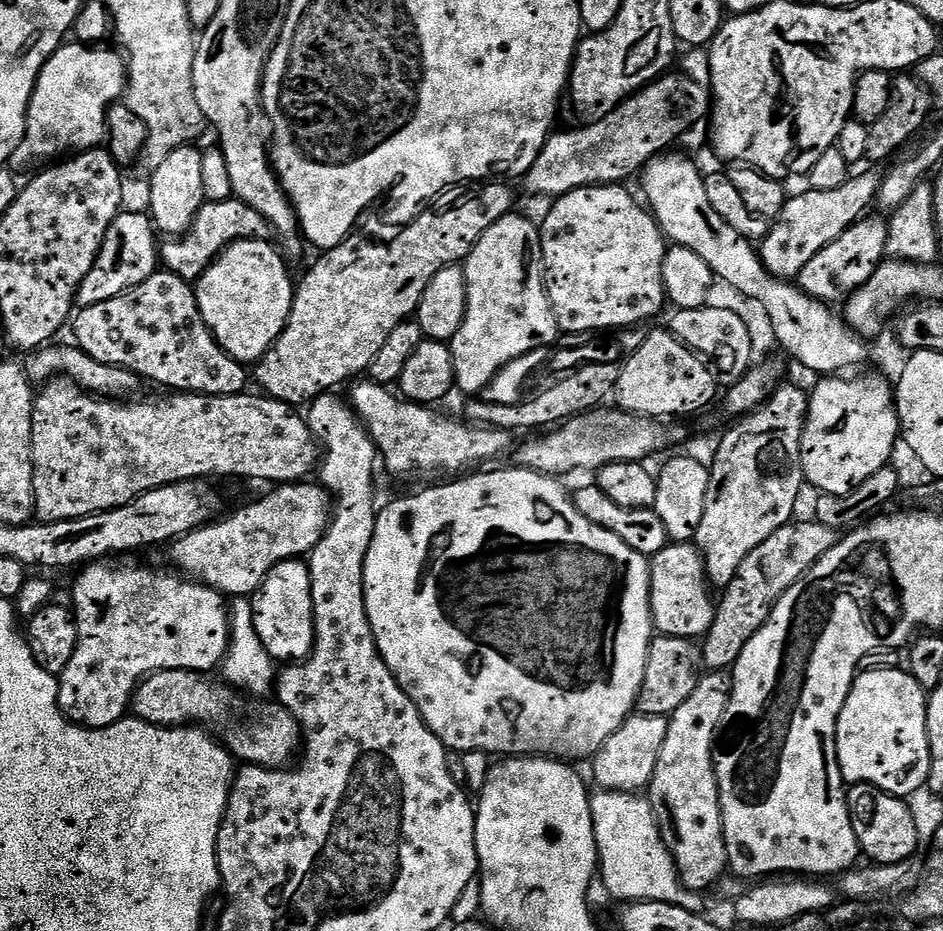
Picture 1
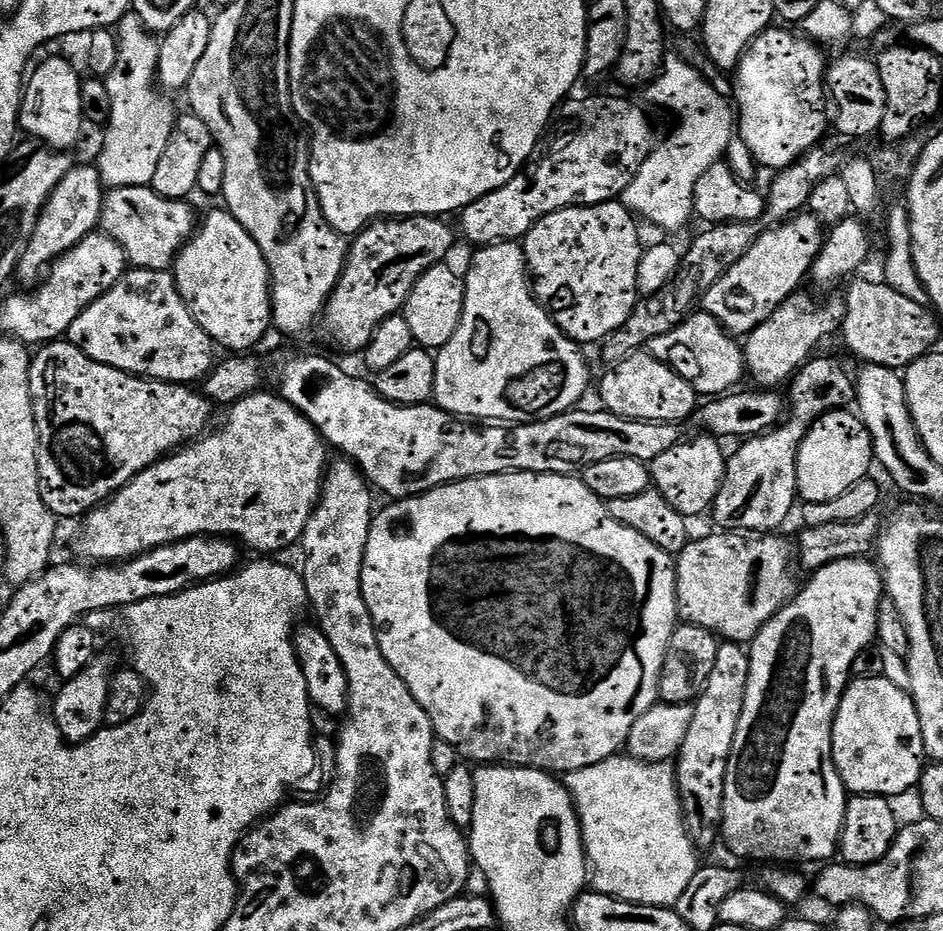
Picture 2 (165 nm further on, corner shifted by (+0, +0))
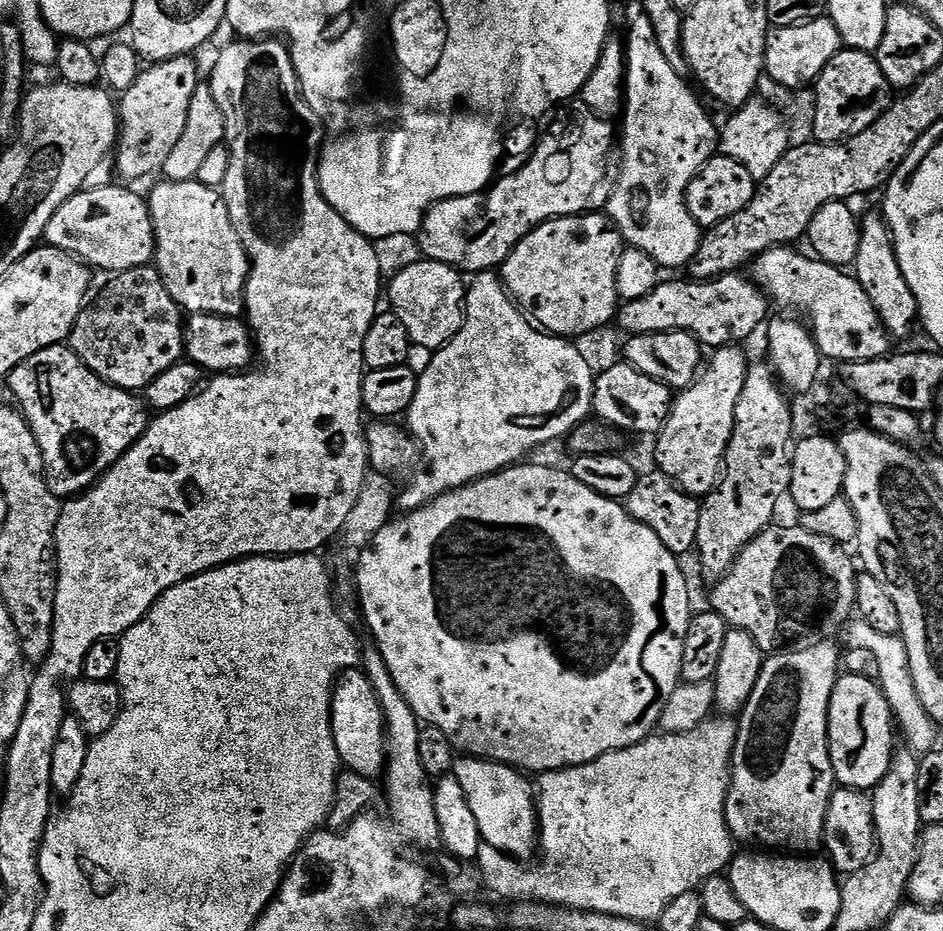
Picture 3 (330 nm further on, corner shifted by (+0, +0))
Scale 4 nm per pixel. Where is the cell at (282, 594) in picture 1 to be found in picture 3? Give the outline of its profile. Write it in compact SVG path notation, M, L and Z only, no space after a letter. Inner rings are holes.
M363 670L343 672L337 679L336 686L332 690L330 722L334 734L334 746L340 755L341 765L349 772L357 772L369 778L379 777L379 772L381 775L388 763L388 723L384 721L384 711L380 705L378 694L374 690L370 678Z

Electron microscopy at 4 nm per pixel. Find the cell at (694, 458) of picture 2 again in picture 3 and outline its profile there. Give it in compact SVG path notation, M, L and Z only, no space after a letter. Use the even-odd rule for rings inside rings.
M740 346L717 348L711 353L712 361L707 361L702 375L696 383L683 389L672 401L672 413L666 426L655 437L655 467L665 472L687 496L703 498L711 494L722 479L724 455L728 453L728 443L734 430L734 410L738 406L738 398L742 388L746 386L749 357L744 357L745 349Z

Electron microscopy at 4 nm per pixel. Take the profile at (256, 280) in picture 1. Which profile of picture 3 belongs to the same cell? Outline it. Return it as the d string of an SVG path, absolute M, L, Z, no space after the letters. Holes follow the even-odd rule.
M165 179L147 197L148 209L156 231L155 267L160 269L166 290L185 313L209 312L219 316L239 317L244 312L244 288L248 284L250 261L232 225L223 195L195 180Z

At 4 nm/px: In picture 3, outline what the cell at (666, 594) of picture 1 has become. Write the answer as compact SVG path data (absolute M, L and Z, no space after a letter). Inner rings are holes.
M769 526L752 539L740 551L731 570L711 589L711 611L717 612L728 623L729 628L746 630L765 654L775 654L785 646L792 646L797 642L831 641L832 635L840 627L843 629L853 619L856 611L858 568L854 560L852 565L852 560L848 557L849 549L835 544L830 538L818 538L818 534L810 534L799 526L776 527Z

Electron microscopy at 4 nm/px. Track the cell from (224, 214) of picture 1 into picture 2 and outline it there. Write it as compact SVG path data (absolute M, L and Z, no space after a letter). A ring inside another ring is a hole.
M150 186L113 188L104 198L100 228L105 236L114 238L114 242L122 246L132 268L166 272L198 231L198 216L196 220L196 212L188 203L187 199L162 198Z

